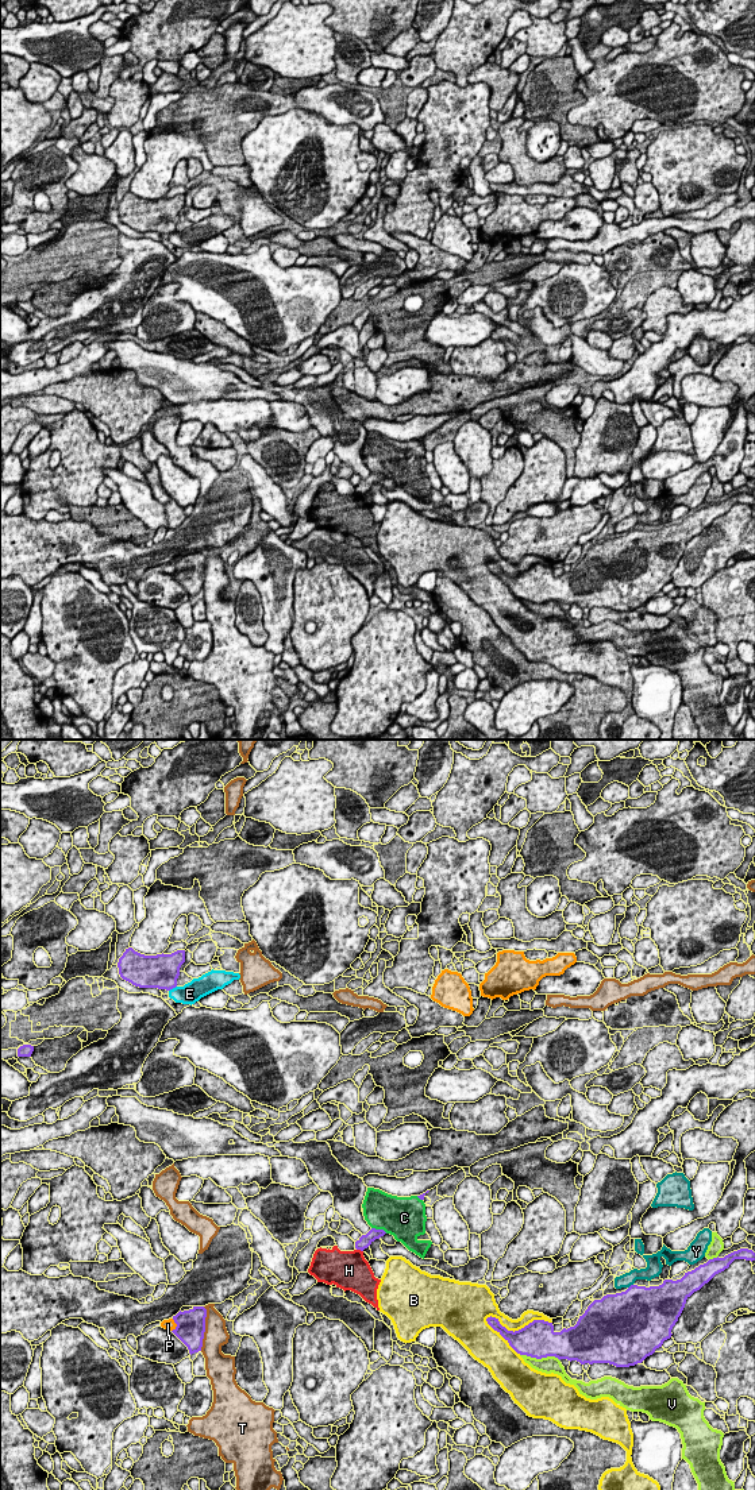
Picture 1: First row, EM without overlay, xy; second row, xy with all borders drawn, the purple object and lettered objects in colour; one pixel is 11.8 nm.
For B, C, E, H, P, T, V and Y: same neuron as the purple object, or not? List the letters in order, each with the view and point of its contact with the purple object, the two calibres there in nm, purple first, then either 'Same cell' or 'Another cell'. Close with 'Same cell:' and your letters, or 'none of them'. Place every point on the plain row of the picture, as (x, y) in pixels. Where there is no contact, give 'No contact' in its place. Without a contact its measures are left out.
B: Touches purple at xy (519, 574). Thickness 420 nm (purple) against 140 nm. Another cell
C: Touches purple at xy (380, 474). Thickness 160 nm (purple) against 460 nm. Another cell
E: Touches purple at xy (172, 232). Thickness 400 nm (purple) against 240 nm. Another cell
H: Touches purple at xy (359, 493). Thickness 160 nm (purple) against 400 nm. Another cell
P: Touches purple at xy (177, 570). Thickness 360 nm (purple) against 130 nm. Another cell
T: Touches purple at xy (204, 572). Thickness 360 nm (purple) against 280 nm. Another cell
V: Touches purple at xy (540, 602). Thickness 420 nm (purple) against 200 nm. Another cell
Y: Touches purple at xy (630, 531). Thickness 480 nm (purple) against 160 nm. Another cell
Same cell: none of them

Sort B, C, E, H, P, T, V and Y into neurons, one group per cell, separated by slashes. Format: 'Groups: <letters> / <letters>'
Groups: B / C / E / H / P / T / V / Y

